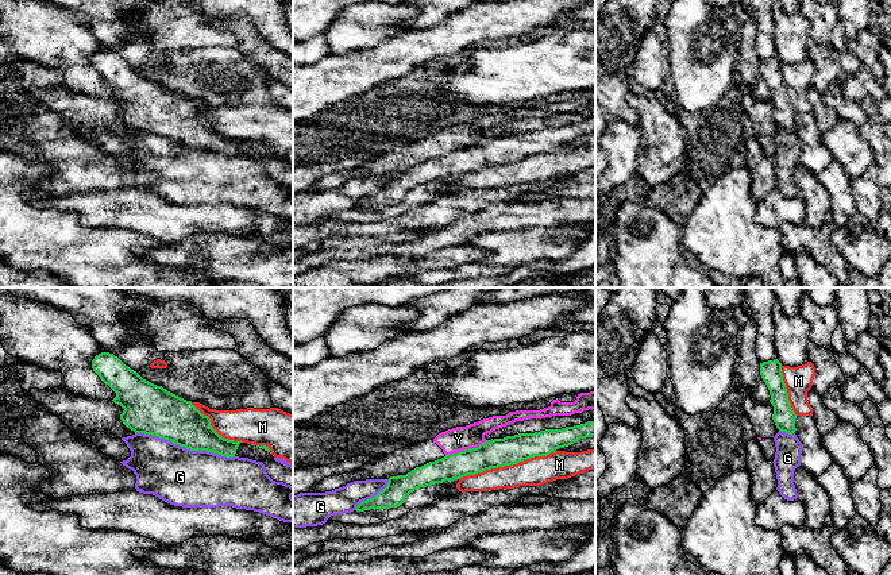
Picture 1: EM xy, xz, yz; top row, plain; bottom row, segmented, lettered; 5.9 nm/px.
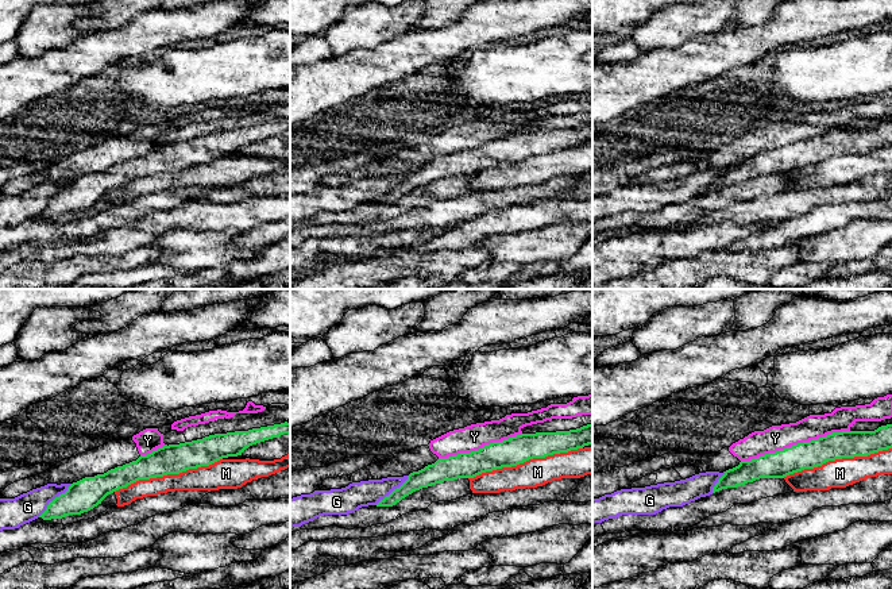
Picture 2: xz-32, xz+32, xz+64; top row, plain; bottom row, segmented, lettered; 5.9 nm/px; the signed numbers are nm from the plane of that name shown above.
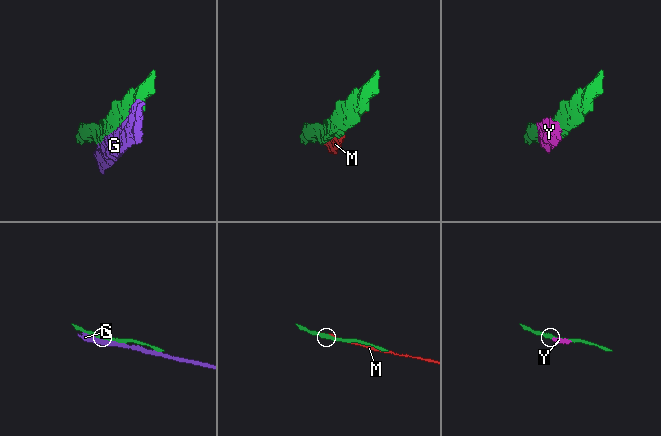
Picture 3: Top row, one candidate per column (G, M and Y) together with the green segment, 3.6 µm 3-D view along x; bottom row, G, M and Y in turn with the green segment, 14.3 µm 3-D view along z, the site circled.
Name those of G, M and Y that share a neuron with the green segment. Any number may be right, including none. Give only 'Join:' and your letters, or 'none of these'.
Join: none of these

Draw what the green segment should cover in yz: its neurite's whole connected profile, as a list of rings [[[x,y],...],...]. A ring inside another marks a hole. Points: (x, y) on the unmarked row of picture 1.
[[[778,57],[760,61],[760,73],[765,80],[774,104],[772,117],[776,126],[788,132],[795,131],[795,116],[788,90],[782,72],[782,61]]]

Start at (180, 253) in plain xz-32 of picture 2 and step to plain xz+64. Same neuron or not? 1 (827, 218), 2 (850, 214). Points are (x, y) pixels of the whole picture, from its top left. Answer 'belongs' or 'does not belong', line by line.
1: does not belong
2: does not belong

